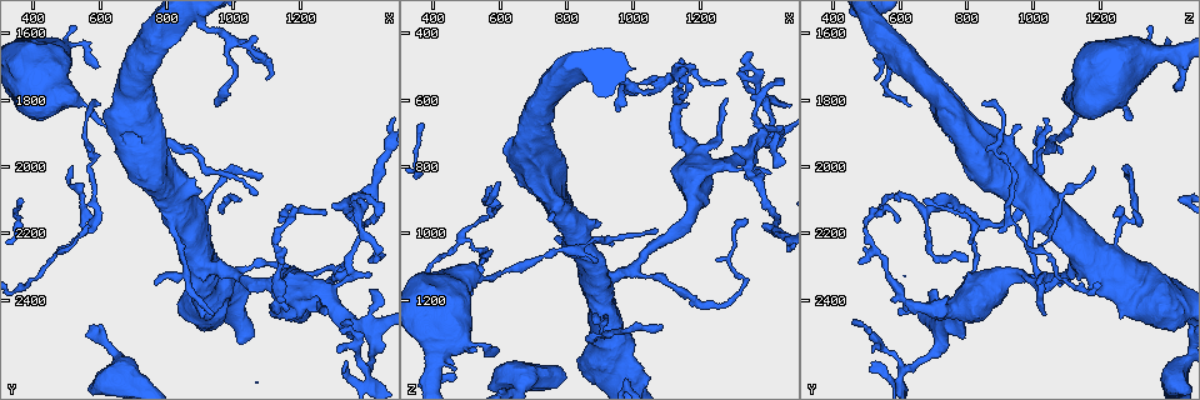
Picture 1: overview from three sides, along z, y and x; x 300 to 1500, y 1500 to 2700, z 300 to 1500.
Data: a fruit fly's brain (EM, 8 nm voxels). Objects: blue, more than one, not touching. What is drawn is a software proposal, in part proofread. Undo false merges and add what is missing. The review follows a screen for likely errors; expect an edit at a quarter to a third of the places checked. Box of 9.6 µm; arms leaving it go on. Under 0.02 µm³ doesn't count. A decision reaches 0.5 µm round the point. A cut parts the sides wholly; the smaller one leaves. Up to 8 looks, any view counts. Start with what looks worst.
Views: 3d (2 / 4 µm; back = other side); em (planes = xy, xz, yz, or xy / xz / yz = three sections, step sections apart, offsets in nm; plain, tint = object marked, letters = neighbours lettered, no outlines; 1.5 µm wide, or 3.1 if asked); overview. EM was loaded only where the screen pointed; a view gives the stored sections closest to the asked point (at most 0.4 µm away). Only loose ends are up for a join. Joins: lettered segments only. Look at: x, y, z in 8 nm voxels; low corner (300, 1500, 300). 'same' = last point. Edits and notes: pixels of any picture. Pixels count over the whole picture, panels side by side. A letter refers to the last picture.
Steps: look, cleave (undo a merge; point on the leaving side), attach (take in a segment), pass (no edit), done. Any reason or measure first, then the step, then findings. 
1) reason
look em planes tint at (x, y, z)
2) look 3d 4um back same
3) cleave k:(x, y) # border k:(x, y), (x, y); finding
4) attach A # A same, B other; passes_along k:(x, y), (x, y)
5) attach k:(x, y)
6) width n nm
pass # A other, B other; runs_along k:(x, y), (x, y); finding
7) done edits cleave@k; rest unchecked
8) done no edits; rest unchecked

free end
look 3d 2um at (1290, 2130, 560)

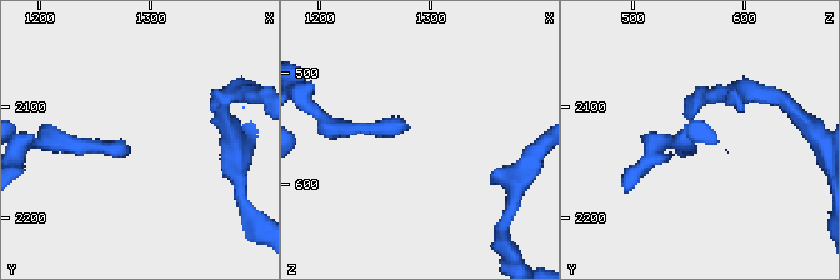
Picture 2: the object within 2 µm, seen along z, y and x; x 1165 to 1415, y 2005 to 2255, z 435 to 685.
look em xz step 8 tint at (1280, 2138, 548)

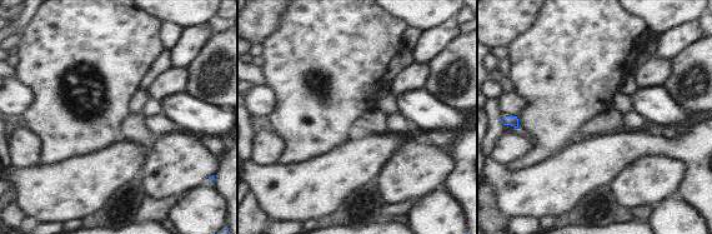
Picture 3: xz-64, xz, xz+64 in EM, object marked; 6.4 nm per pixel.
cut it another way
look em planes letters same

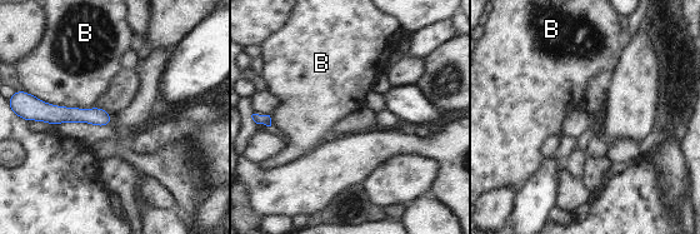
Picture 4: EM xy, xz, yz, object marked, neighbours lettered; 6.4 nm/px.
longest_contact B 420 nm
pass # B other; no lettered segment goes on from it

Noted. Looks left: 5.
look em planes letters at (590, 1710, 1360)

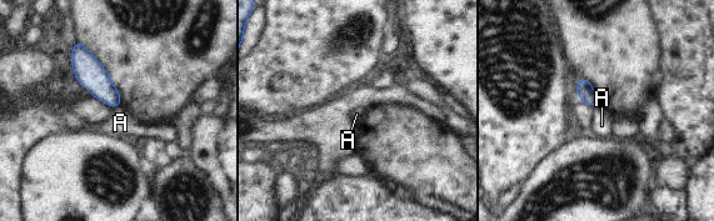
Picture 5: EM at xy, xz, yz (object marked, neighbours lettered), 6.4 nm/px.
pass # A other; border 5:(120, 105), (115, 109); none of them fits

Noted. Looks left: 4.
thin neck
look 3d 2um back at (910, 2180, 1260)

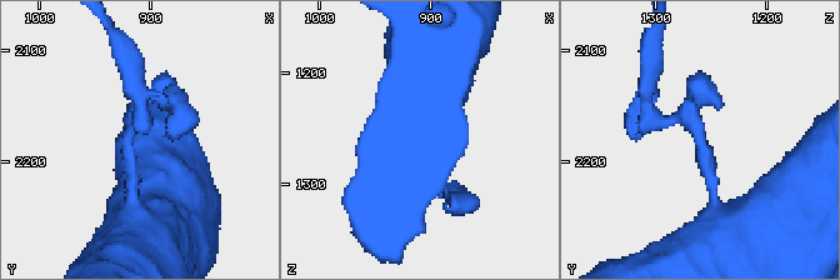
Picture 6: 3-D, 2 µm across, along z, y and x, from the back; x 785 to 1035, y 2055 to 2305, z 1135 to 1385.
need the tissue
look em xz step 4 tint at (920, 2176, 1260)

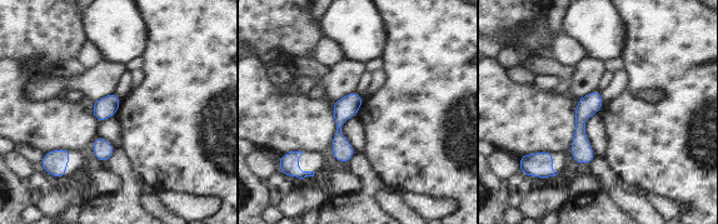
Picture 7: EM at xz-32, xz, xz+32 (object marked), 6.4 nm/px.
look em planes letters same

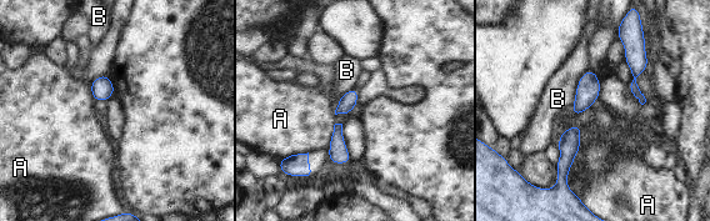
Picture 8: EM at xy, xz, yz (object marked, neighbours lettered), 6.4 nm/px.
width 110 nm; longest_contact B 300 nm
pass # A other, B other; one neuron here

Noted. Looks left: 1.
done no edits; rest unchecked

